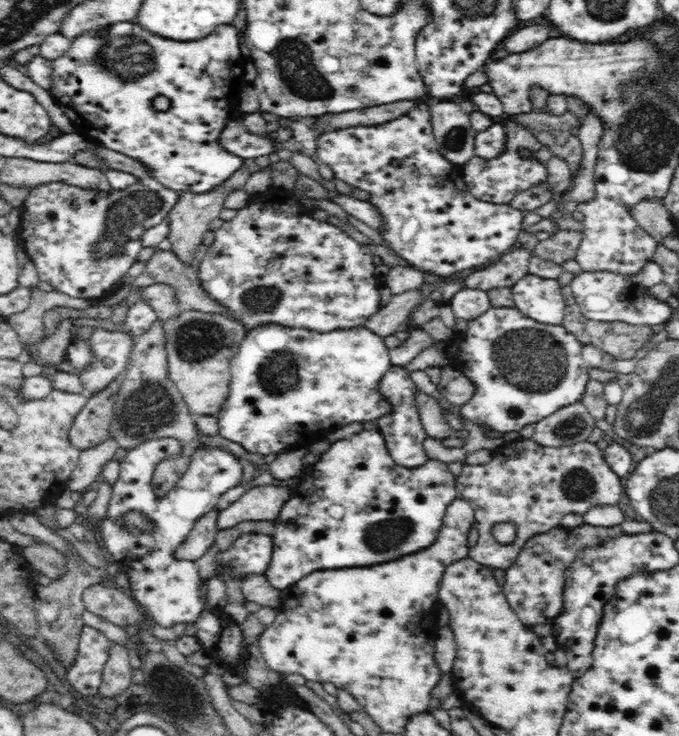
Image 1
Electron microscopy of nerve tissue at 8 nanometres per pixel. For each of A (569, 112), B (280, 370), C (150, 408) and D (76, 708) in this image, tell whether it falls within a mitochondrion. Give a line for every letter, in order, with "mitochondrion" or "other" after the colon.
A: other
B: mitochondrion
C: mitochondrion
D: other

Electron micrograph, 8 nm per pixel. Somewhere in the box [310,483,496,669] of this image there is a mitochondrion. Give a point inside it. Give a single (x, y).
(384, 538)

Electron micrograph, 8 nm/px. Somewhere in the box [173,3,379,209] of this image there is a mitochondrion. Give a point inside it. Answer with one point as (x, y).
(297, 63)

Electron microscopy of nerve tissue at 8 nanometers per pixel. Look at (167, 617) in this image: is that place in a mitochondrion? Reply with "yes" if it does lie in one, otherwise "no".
no

